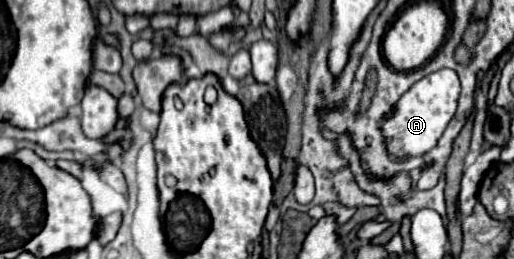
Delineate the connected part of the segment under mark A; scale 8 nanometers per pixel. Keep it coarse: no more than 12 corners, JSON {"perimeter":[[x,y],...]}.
{"perimeter":[[457,73],[425,75],[385,131],[397,161],[433,149],[455,115]]}

